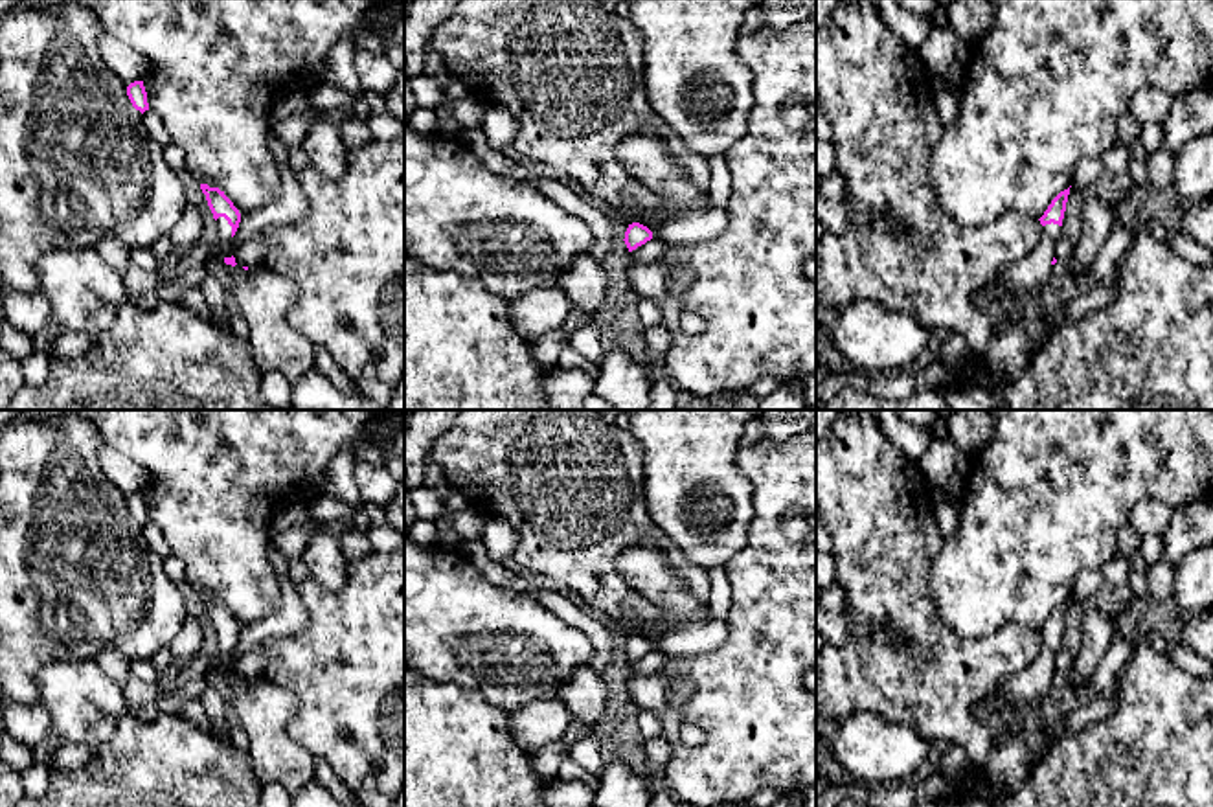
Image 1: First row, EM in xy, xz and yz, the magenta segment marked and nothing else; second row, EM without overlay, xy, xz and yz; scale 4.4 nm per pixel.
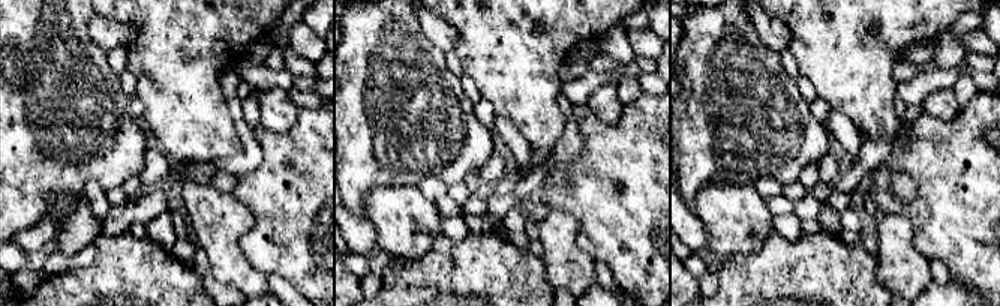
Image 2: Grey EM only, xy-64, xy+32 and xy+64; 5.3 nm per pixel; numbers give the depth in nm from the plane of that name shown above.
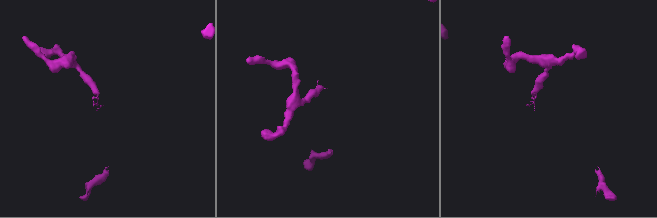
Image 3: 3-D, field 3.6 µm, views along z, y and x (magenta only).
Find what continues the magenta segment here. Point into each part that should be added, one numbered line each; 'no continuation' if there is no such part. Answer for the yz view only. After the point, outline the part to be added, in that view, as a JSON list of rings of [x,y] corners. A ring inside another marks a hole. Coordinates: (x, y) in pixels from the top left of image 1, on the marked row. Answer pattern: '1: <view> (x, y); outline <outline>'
1: yz (1030, 278); outline [[[1059,224],[1042,226],[1042,241],[1035,250],[1015,265],[1002,268],[980,292],[981,300],[994,309],[994,316],[1024,300],[1046,300],[1055,287],[1051,281],[1051,261]]]

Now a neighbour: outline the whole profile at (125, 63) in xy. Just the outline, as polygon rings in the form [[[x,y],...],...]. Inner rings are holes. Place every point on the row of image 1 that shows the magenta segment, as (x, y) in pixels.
[[[108,33],[99,37],[99,55],[107,68],[127,86],[143,81],[149,74],[147,57]]]

